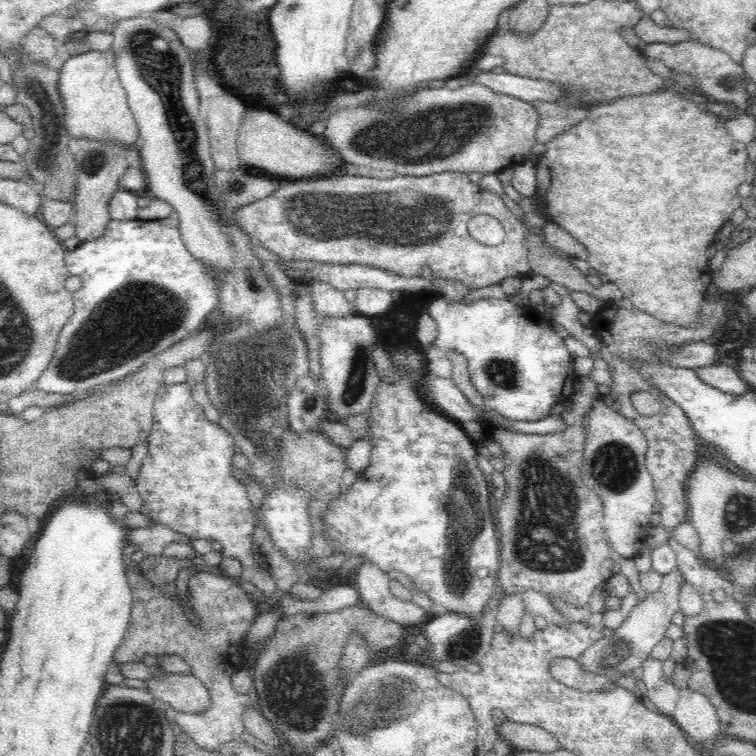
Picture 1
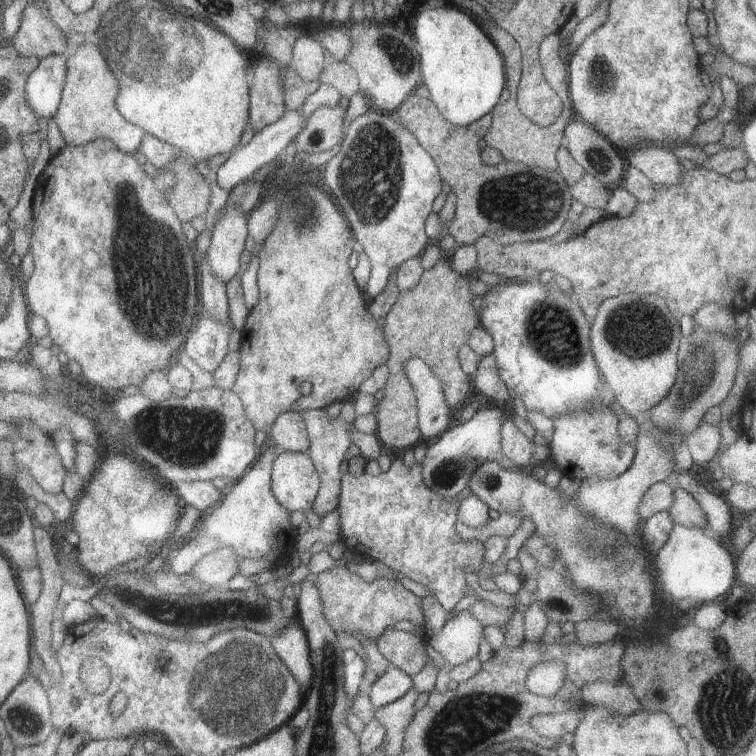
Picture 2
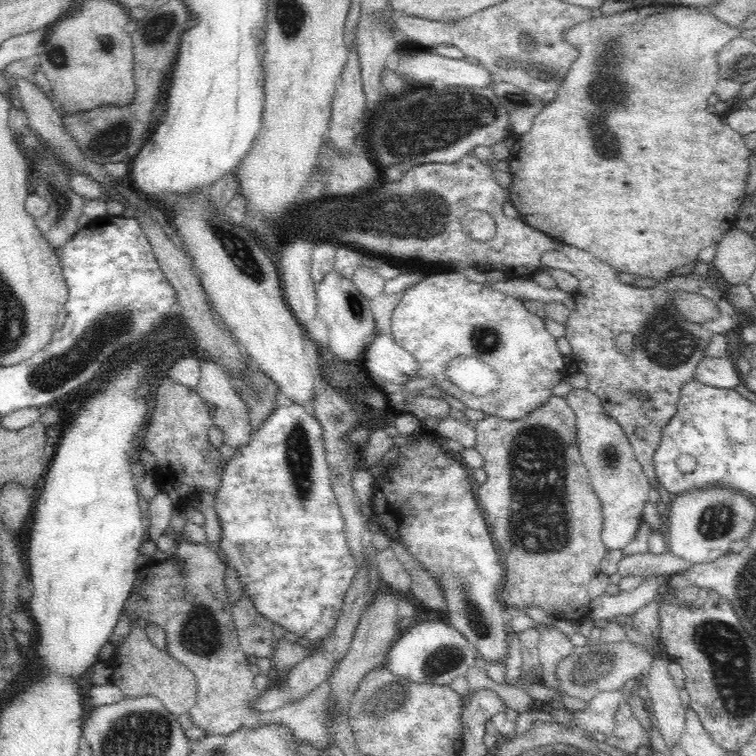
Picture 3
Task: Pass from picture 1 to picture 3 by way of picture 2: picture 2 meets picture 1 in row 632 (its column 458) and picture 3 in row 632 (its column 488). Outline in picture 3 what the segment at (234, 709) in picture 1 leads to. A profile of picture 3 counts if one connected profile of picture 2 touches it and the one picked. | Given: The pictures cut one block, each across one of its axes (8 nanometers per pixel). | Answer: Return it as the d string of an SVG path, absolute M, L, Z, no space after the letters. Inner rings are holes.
M184 536L176 540L170 554L172 558L150 562L138 570L134 590L126 602L126 614L118 620L108 642L118 648L132 634L136 620L160 626L166 632L166 652L186 666L198 684L196 706L188 710L190 720L208 736L228 736L256 720L256 710L250 704L262 692L256 690L256 676L250 672L248 656L240 648L232 616L234 606L230 606L226 594L226 564L220 562L214 550L188 542Z

